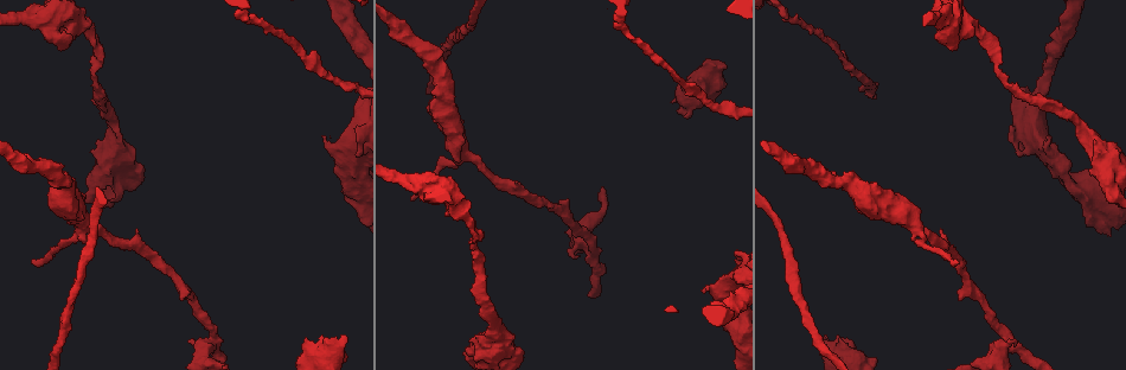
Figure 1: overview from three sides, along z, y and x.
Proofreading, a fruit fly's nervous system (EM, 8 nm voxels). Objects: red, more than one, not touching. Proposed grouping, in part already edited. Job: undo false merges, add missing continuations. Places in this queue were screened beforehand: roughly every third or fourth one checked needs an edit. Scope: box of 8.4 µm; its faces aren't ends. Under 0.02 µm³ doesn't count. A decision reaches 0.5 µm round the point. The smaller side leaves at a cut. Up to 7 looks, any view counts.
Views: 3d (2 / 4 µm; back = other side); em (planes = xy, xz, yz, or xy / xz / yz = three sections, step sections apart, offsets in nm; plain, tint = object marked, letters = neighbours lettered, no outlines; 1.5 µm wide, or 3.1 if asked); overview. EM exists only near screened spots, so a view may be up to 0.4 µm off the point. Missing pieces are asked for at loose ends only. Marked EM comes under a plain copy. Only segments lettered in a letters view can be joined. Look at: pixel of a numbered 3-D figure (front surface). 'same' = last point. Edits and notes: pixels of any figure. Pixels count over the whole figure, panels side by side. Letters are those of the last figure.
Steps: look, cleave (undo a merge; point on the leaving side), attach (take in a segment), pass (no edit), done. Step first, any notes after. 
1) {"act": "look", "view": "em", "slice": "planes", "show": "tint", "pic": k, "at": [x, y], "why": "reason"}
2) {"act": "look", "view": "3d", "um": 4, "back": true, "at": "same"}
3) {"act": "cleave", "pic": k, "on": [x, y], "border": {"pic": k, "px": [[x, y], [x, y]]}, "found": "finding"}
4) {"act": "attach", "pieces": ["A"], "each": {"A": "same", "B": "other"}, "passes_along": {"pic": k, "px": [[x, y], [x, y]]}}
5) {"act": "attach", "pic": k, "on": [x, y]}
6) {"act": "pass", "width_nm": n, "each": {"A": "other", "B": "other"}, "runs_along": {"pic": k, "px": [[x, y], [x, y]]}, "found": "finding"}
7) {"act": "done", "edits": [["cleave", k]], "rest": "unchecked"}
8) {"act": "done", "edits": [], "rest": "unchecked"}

{"act": "look", "view": "3d", "um": 4, "pic": 1, "at": [825, 340], "why": "free end"}

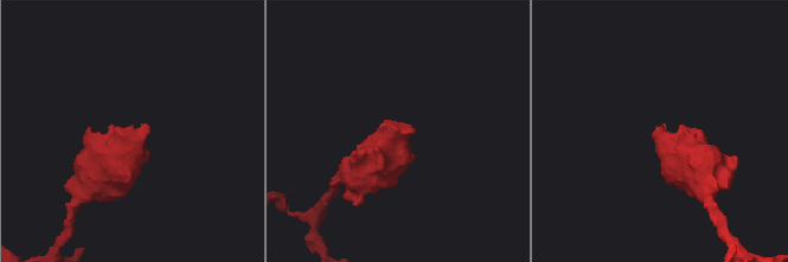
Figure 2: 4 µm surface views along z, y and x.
{"act": "look", "view": "em", "slice": "planes", "show": "letters", "pic": 2, "at": [414, 133], "why": "need the tissue"}

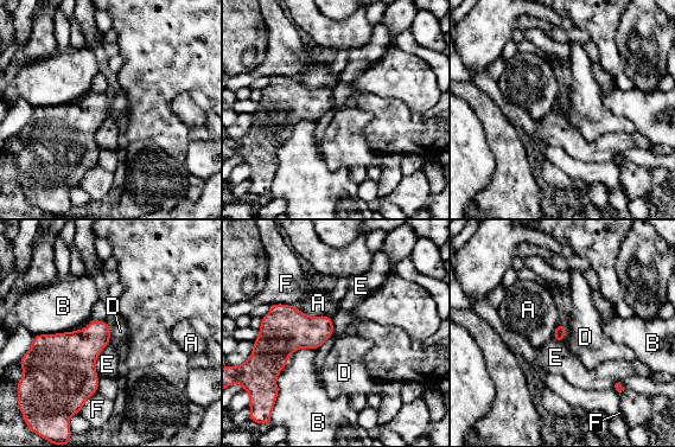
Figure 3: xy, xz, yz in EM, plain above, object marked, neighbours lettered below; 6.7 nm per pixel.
{"act": "pass", "each": {"A": "other", "B": "other", "D": "other", "E": "other", "F": "other"}, "border": {"pic": 3, "px": [[566, 325], [564, 342]]}, "found": "no lettered segment goes on from it"}

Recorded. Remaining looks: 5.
{"act": "look", "view": "em", "slice": "planes", "show": "letters", "pic": 1, "at": [1005, 338]}

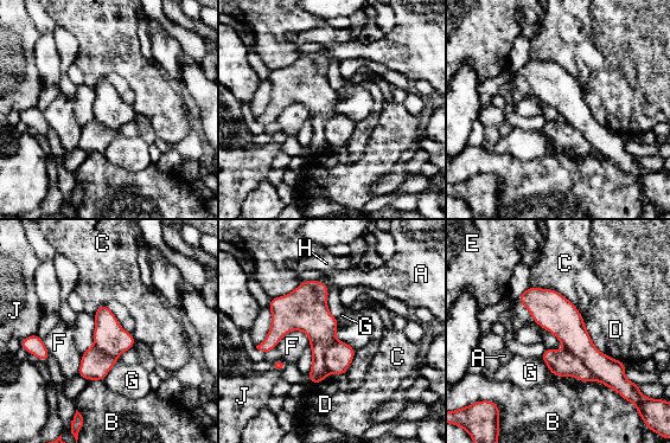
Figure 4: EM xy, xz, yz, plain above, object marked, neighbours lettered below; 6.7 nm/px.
{"act": "cleave", "pic": 4, "on": [562, 364], "longest_contact_nm": ["G", 360], "each": {"A": "other", "B": "other", "C": "other", "D": "other", "E": "other", "F": "other", "G": "other", "H": "other", "J": "other"}, "border": {"pic": 4, "px": [[566, 348], [581, 360], [592, 379]]}, "found": "a second neuron is stuck on"}

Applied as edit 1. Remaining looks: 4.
{"act": "look", "view": "em", "slice": "planes", "show": "letters", "pic": 1, "at": [957, 261], "why": "tapers out"}

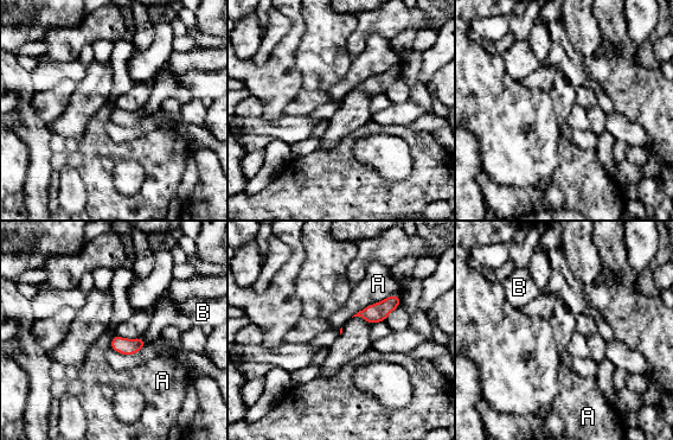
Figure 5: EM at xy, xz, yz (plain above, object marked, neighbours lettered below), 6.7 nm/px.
{"act": "pass", "each": {"A": "other", "B": "other"}, "border": {"pic": 5, "px": [[399, 295], [372, 303], [351, 317]]}, "found": "no lettered segment goes on from it"}

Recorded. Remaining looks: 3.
{"act": "done", "edits": [["cleave", 4]], "rest": "unchecked"}

